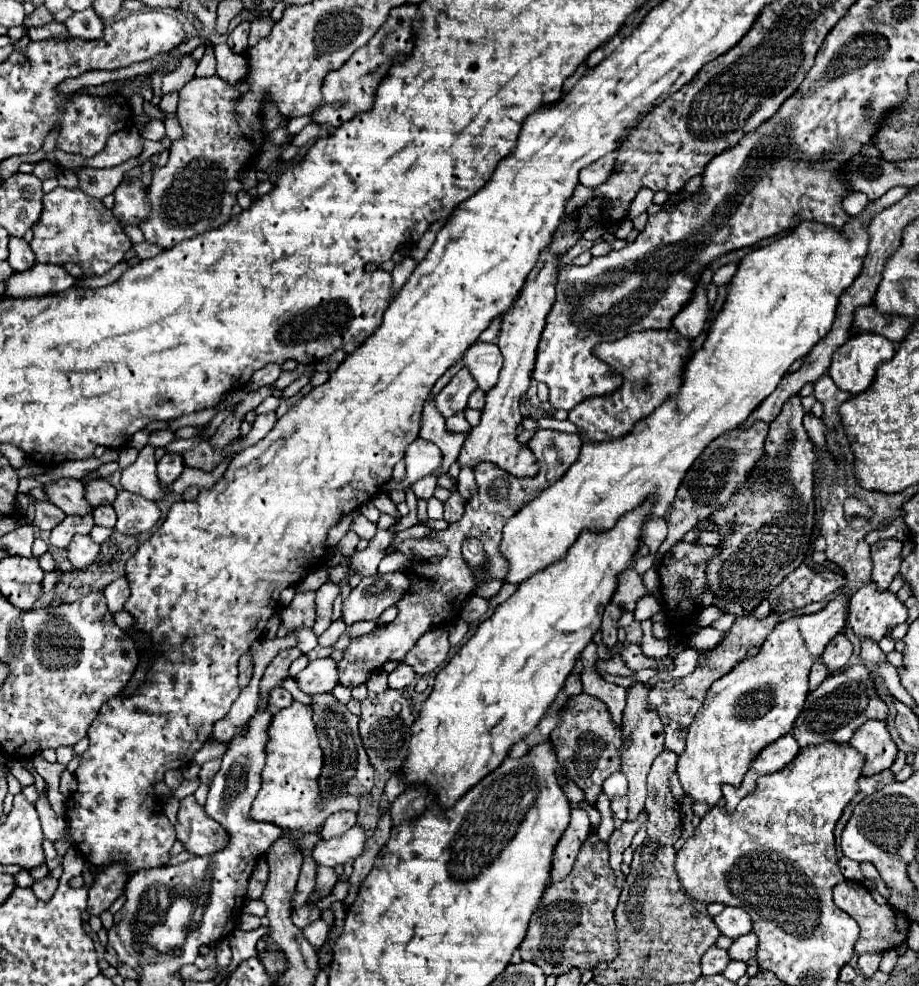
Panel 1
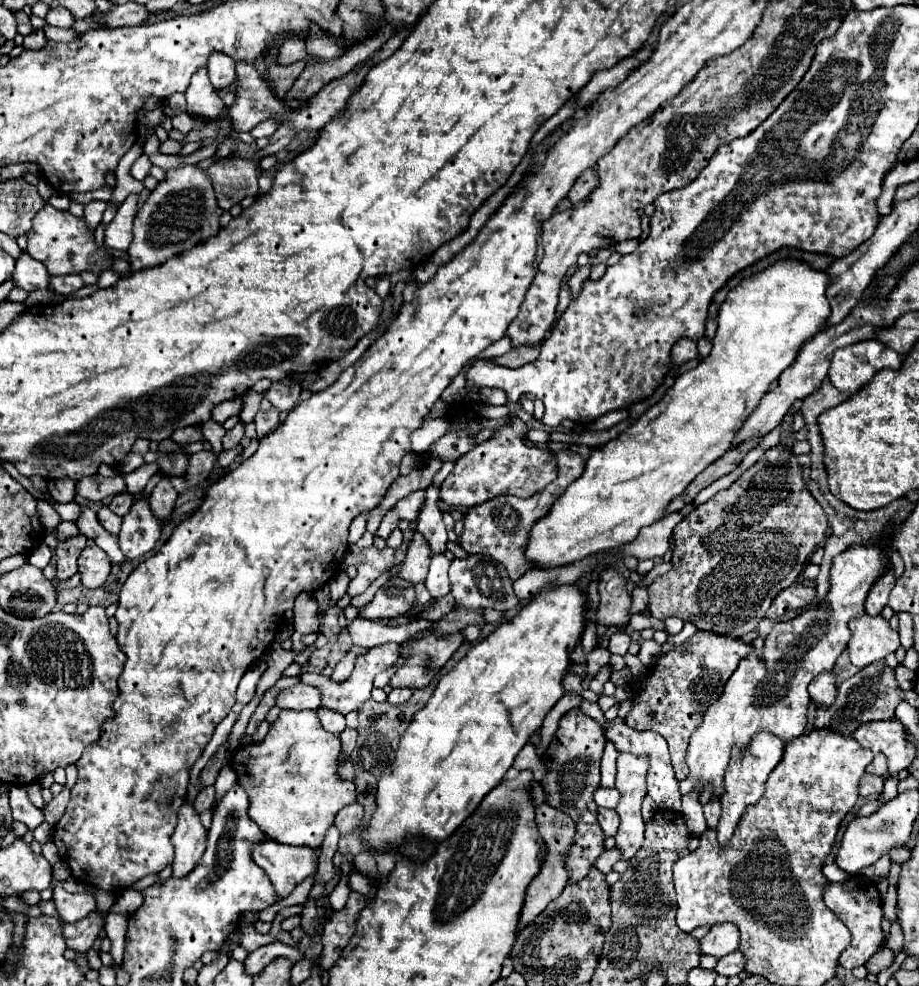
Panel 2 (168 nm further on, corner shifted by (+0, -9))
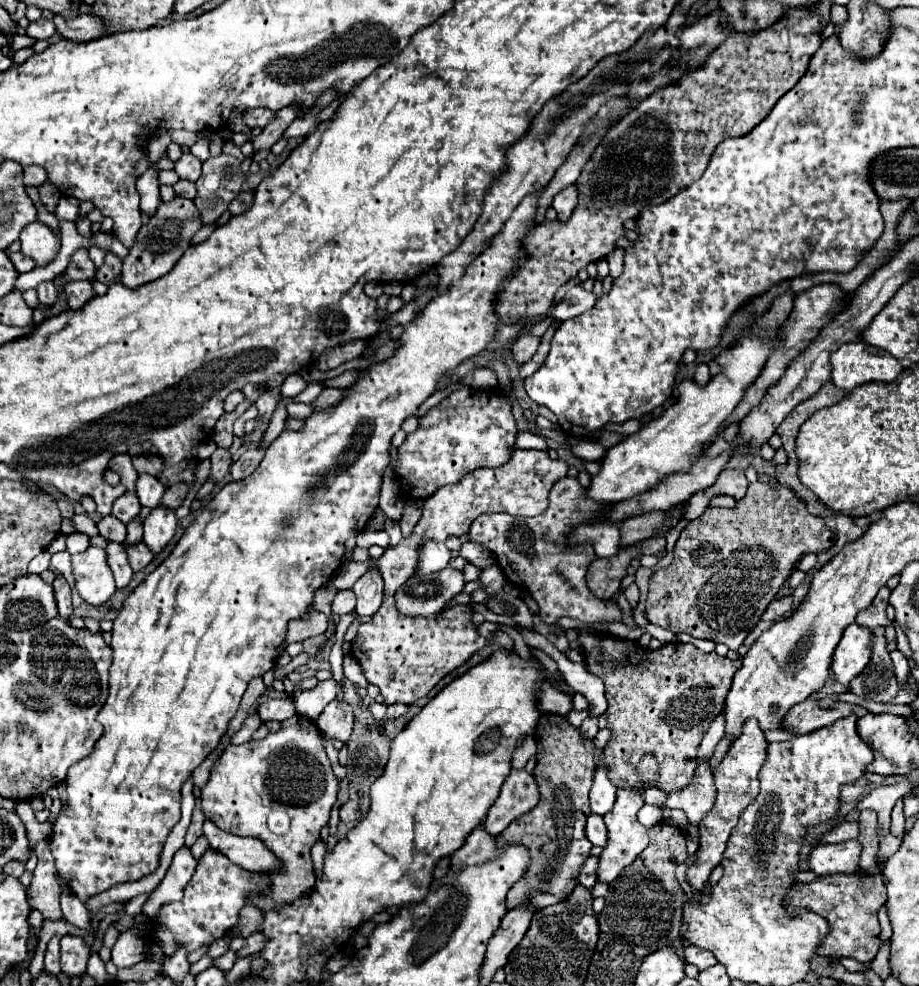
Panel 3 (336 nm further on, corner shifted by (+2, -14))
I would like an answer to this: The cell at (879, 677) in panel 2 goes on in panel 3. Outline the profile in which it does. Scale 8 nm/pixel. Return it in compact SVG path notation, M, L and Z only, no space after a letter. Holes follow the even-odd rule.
M879 626L873 630L875 638L873 638L873 658L867 664L867 668L849 684L849 692L857 694L857 696L865 696L865 698L873 698L875 702L887 704L893 702L897 692L899 692L899 684L893 672L893 664L887 652L887 642L883 636L885 628Z

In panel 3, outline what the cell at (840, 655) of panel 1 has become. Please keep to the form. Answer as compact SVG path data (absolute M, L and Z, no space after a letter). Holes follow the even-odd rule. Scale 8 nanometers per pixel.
M807 698L807 700L799 702L795 708L791 708L791 712L783 718L783 724L785 724L785 728L793 730L795 734L809 734L817 728L833 724L839 718L851 715L860 718L866 714L866 708L849 704L849 702L835 700L829 708L823 708L819 698Z

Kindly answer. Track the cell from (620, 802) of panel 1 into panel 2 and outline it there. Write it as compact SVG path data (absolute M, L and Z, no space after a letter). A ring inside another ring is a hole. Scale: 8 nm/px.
M599 809L599 815L597 815L597 821L605 833L605 837L613 837L617 833L617 813L613 809Z

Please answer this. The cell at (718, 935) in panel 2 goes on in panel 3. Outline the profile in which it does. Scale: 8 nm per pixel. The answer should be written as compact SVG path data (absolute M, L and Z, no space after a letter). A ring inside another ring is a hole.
M687 946L687 948L685 948L685 956L687 956L687 962L689 962L689 964L695 964L699 970L705 970L705 968L717 964L715 956L711 956L711 952L707 952L707 950L703 950L703 948Z

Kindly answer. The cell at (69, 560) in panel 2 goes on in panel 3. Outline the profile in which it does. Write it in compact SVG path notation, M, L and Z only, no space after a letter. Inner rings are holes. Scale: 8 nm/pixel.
M57 576L55 582L53 582L53 590L55 590L55 600L57 600L57 606L59 606L59 618L67 620L73 612L73 606L71 606L71 588L67 584L67 580L63 576Z

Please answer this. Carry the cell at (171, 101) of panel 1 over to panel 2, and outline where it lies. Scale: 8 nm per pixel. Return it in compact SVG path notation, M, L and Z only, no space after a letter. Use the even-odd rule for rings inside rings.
M181 113L181 115L171 117L171 123L173 123L173 129L181 131L183 135L187 135L193 129L193 117L189 117L187 113Z

